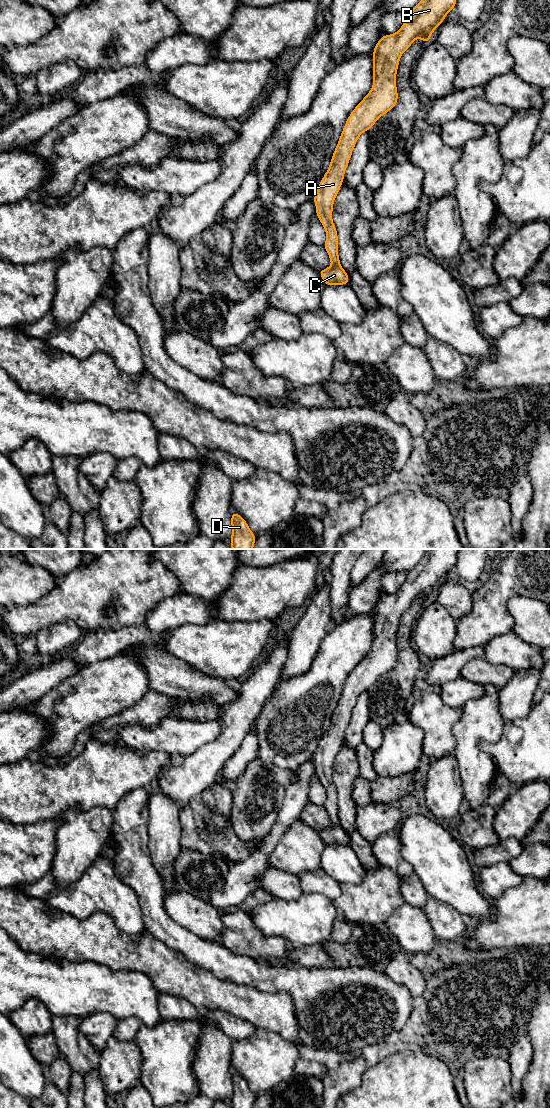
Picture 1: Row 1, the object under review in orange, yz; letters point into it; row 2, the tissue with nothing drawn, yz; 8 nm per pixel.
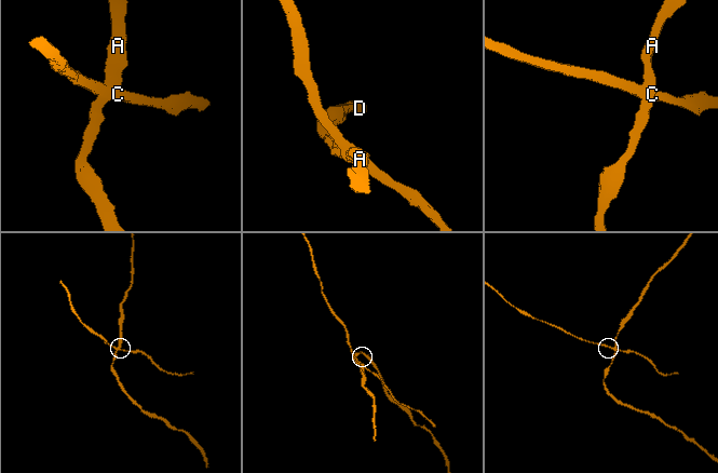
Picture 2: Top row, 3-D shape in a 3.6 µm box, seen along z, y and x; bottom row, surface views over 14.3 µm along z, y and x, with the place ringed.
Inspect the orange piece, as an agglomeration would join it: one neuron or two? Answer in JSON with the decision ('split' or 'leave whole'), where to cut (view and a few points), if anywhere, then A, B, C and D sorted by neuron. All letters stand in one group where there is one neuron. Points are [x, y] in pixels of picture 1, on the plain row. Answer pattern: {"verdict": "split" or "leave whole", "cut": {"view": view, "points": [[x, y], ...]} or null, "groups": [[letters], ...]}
{"verdict": "split", "cut": {"view": "yz", "points": [[340, 825], [332, 826]]}, "groups": [["A", "B", "D"], ["C"]]}

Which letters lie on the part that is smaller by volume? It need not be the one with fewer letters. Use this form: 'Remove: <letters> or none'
Remove: C

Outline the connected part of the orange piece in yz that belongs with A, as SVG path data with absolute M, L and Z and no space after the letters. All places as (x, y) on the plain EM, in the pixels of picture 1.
M426 549L420 562L407 572L406 580L401 588L394 594L382 595L373 609L373 646L346 680L338 704L332 714L330 726L318 744L313 758L316 776L326 790L326 801L323 807L329 815L332 826L340 826L338 794L332 780L333 764L344 741L344 734L357 700L363 692L369 691L382 675L395 667L398 662L396 634L401 615L410 608L416 598L421 598L425 604L431 601L430 596L433 591L438 589L438 586L446 579L446 575L454 570L457 554L458 549Z

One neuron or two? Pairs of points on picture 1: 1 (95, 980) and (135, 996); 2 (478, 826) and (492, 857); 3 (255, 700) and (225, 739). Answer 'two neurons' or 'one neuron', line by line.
1: one neuron
2: one neuron
3: one neuron

